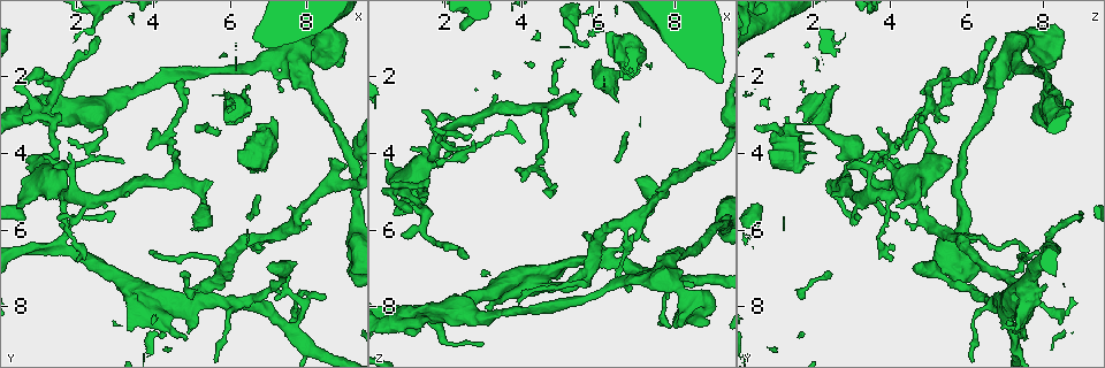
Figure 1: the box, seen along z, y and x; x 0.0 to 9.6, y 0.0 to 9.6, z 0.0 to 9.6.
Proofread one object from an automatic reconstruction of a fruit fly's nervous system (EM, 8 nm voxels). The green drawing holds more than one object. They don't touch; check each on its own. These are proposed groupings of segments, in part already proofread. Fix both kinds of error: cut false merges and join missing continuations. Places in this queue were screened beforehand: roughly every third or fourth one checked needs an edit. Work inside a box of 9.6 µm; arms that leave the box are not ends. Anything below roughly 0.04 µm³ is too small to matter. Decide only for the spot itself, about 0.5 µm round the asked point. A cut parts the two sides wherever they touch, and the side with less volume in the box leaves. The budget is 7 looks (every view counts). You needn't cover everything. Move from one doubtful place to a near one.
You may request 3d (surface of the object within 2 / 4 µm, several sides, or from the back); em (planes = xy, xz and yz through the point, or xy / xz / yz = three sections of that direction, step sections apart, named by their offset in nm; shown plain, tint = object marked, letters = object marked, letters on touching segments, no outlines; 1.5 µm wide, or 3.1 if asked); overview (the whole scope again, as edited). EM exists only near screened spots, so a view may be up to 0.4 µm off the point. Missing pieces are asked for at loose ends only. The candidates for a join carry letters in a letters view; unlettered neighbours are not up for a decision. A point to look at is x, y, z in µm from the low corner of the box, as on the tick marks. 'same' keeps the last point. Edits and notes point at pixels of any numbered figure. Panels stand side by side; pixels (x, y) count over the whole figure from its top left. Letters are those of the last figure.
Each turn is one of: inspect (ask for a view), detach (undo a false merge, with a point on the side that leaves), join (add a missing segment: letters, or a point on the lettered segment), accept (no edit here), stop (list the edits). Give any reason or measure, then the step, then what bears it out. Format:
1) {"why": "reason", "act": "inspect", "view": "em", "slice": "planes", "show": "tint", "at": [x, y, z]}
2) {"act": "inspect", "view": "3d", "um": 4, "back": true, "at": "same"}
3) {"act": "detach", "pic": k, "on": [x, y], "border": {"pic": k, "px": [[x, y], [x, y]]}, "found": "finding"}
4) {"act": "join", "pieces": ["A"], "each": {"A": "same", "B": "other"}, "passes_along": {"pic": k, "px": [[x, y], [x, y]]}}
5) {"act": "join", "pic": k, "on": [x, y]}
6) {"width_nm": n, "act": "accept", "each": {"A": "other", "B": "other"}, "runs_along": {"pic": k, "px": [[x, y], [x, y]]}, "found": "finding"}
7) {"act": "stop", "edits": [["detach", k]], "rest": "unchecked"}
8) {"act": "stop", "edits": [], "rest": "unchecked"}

{"why": "sharp bend", "act": "inspect", "view": "em", "slice": "planes", "show": "plain", "at": [1.55, 2.15, 5.60]}

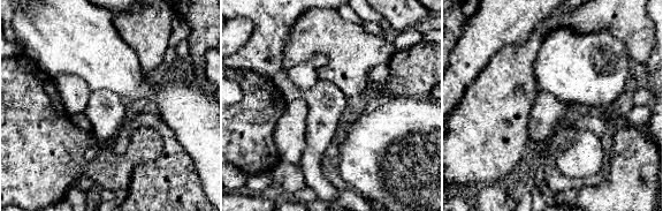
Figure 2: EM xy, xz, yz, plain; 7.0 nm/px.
{"why": "what lies round it", "act": "inspect", "view": "em", "slice": "planes", "show": "letters", "at": "same"}

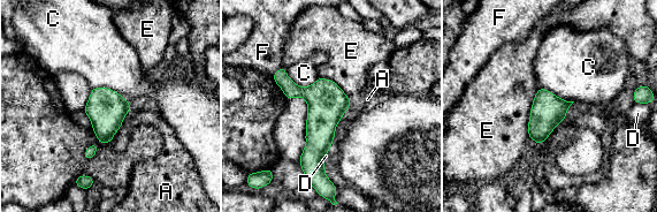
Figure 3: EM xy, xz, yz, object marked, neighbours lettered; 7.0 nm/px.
{"width_nm": 240, "longest_contact_nm": ["E", 360], "act": "accept", "each": {"A": "other", "C": "other", "D": "other", "E": "other", "F": "other"}, "found": "continuous, no second neuron"}

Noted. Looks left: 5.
{"why": "sudden change in width", "act": "inspect", "view": "em", "slice": "planes", "show": "letters", "at": [1.45, 4.00, 5.00]}

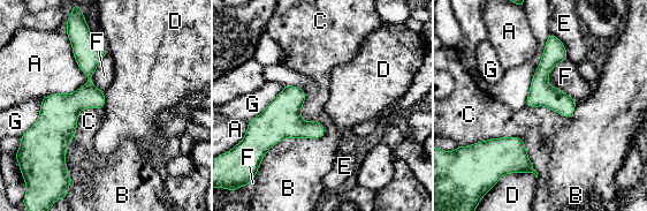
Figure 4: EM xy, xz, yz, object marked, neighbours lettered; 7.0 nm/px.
{"act": "accept", "each": {"A": "other", "B": "other", "C": "other", "D": "other", "E": "other", "F": "other", "G": "other"}, "border": {"pic": 4, "px": [[568, 58], [548, 82], [576, 102]]}, "found": "one neuron here"}

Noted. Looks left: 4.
{"why": "tapers out", "act": "inspect", "view": "3d", "um": 4, "at": [3.00, 5.55, 8.95]}

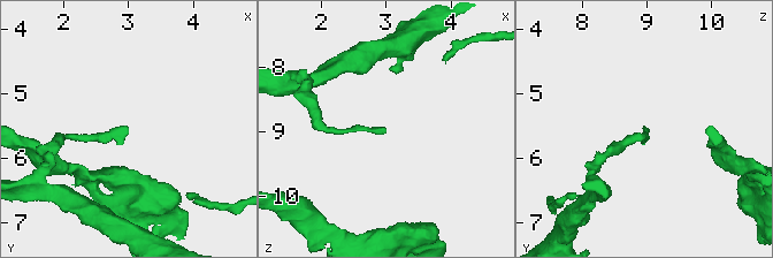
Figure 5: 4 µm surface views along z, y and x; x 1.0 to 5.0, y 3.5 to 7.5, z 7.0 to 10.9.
{"why": "need the tissue", "act": "inspect", "view": "em", "slice": "yz", "step": 4, "show": "tint", "at": [3.00, 5.60, 8.95]}

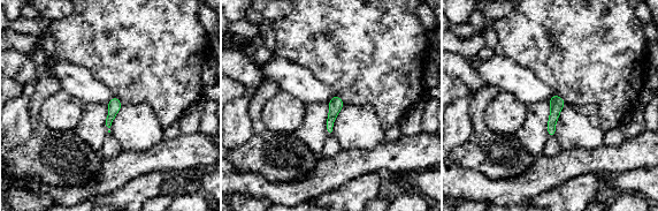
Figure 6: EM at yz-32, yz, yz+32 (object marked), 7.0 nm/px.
{"why": "another direction", "act": "inspect", "view": "em", "slice": "xy", "step": 4, "show": "letters", "at": "same"}

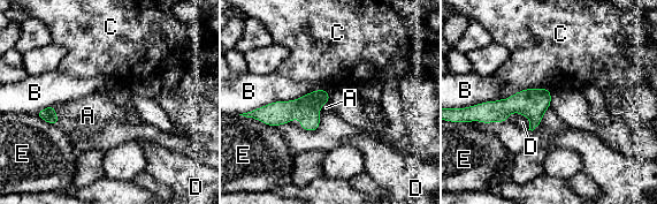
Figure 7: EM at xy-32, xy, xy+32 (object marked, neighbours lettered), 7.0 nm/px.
{"longest_contact_nm": ["B", 550], "act": "accept", "each": {"A": "other", "B": "other", "C": "other", "D": "other", "E": "other"}, "border": {"pic": 7, "px": [[53, 105], [58, 118], [56, 125]]}, "found": "no lettered segment goes on from it"}

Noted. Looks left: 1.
{"act": "stop", "edits": [], "rest": "unchecked"}

